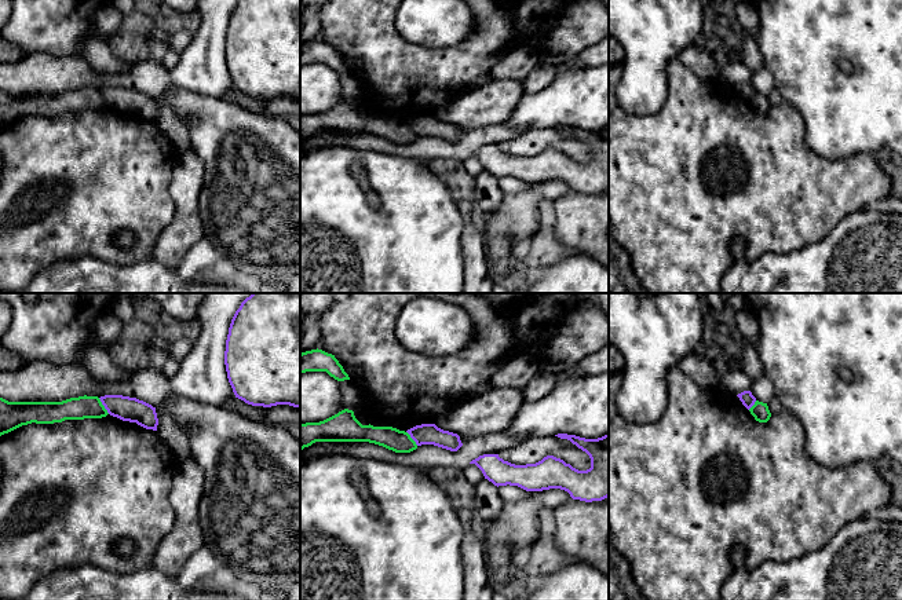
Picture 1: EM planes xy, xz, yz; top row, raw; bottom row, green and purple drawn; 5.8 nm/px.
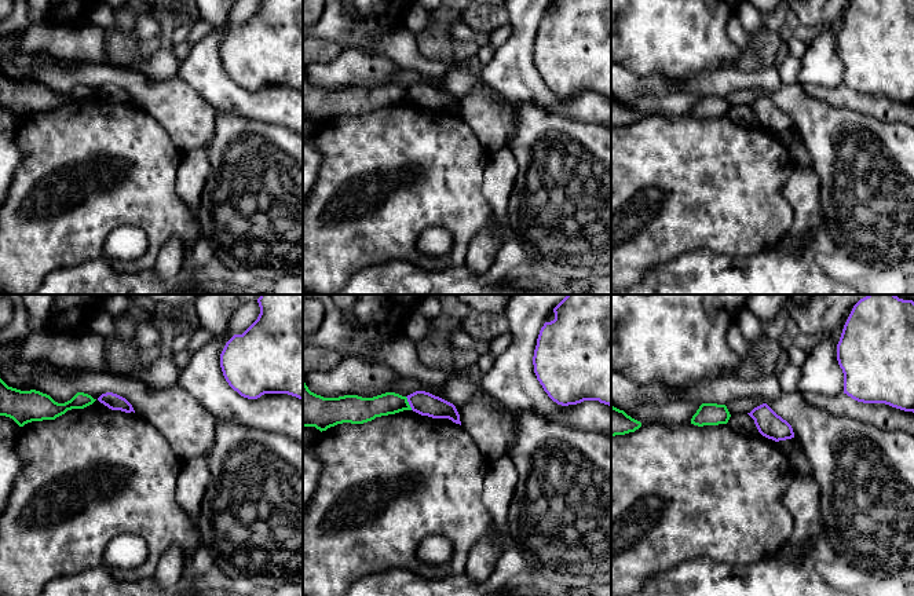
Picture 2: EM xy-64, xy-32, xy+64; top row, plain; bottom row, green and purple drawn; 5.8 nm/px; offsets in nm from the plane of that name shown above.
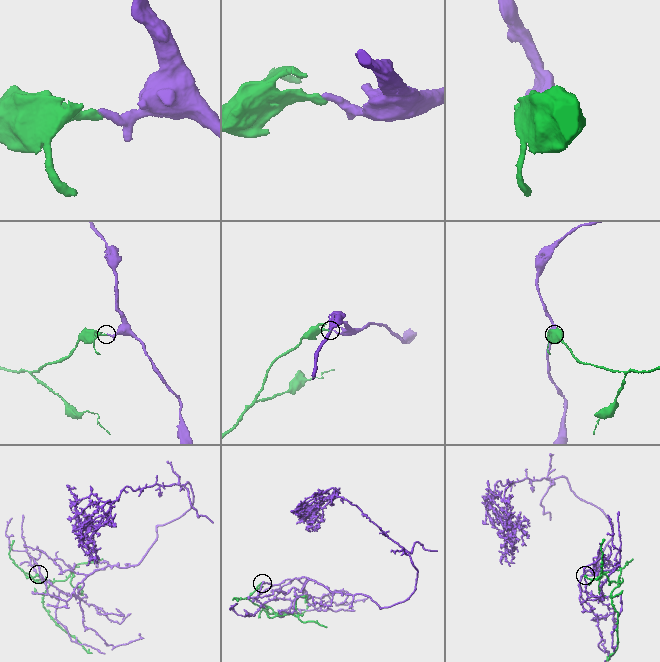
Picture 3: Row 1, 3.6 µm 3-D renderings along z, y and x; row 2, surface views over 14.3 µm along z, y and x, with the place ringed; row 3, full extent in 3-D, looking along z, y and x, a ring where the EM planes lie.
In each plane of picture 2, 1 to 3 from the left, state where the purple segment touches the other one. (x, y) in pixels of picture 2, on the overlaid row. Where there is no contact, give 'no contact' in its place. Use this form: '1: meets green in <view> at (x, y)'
1: no contact
2: meets green in xy-32 at (408, 403)
3: no contact

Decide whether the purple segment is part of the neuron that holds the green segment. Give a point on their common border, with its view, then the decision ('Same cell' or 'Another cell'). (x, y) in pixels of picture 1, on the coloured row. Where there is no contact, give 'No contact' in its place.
Touches green at xy (103, 406). Another cell

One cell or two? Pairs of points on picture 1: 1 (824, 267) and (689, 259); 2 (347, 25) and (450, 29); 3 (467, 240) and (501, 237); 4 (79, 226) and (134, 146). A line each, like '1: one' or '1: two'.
1: two
2: two
3: two
4: one

